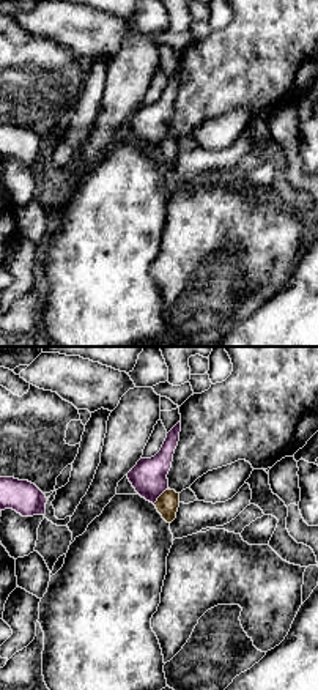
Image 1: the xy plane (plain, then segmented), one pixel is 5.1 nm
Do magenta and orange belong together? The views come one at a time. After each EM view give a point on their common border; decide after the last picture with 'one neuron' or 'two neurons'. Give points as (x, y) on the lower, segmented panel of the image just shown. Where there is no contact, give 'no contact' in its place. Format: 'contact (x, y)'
contact (161, 493)

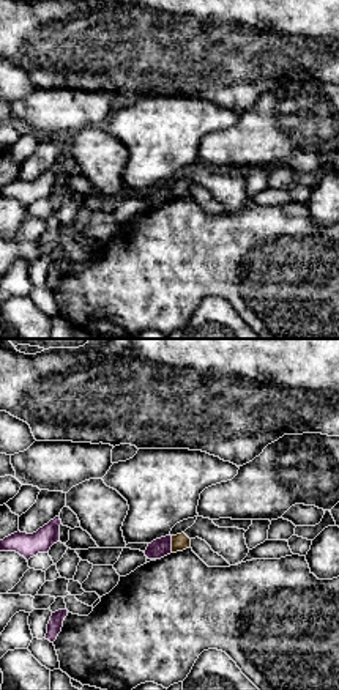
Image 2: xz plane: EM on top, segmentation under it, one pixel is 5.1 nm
contact (171, 544)

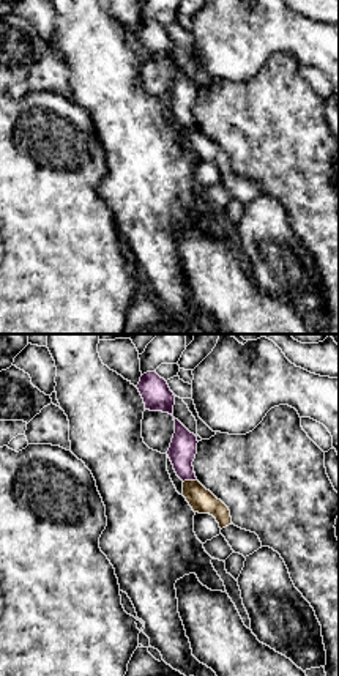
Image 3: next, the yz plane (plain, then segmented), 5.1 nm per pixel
contact (189, 479)

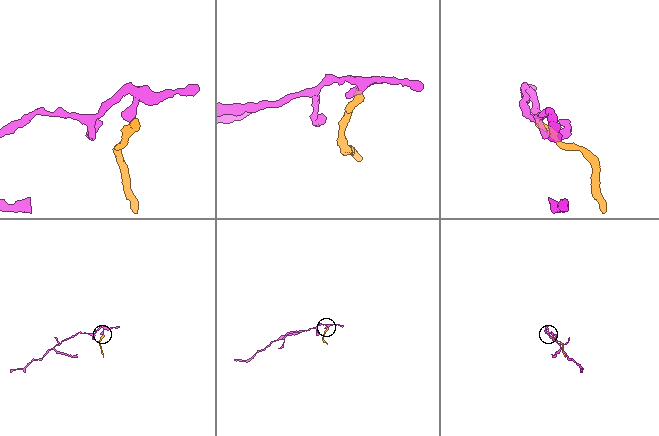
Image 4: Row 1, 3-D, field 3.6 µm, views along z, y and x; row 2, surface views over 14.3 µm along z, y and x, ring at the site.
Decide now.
two neurons

